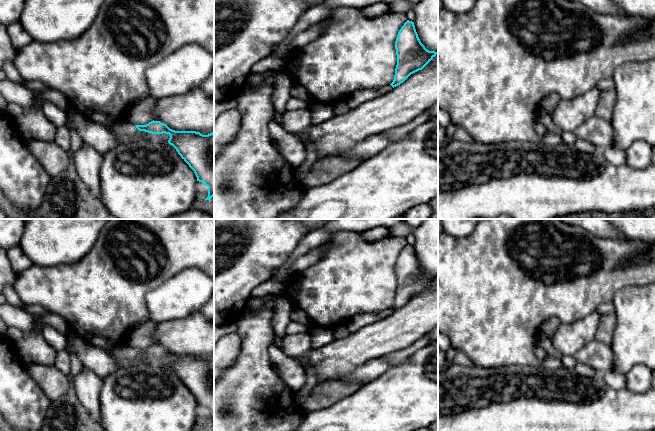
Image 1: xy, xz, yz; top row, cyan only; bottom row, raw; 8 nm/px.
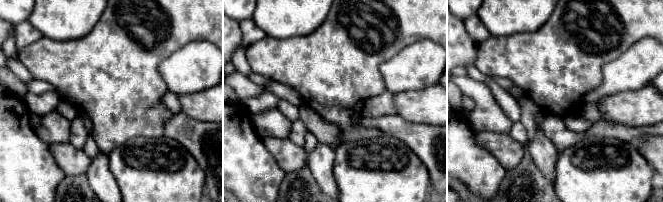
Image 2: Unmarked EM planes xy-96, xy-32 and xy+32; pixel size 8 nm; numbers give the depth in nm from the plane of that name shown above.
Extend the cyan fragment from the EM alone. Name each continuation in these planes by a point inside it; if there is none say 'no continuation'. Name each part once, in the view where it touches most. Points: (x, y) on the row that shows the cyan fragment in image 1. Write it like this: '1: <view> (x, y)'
1: xy (122, 128)

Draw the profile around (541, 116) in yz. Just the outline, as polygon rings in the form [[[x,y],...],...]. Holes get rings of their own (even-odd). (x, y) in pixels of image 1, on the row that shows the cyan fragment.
[[[539,107],[535,112],[535,122],[544,125],[548,131],[562,134],[562,131],[552,121],[550,114],[542,107]]]

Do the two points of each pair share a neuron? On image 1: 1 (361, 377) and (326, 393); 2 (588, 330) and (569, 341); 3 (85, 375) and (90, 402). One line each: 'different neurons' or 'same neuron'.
1: different neurons
2: same neuron
3: same neuron

